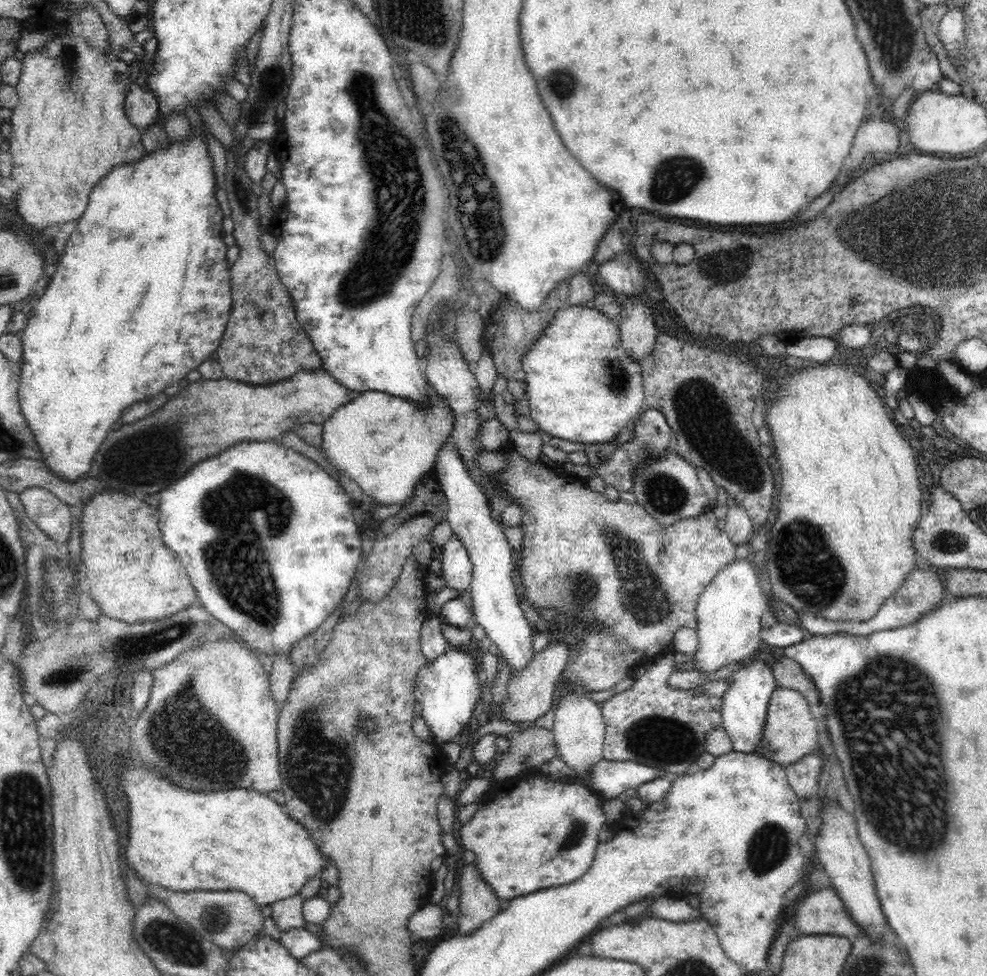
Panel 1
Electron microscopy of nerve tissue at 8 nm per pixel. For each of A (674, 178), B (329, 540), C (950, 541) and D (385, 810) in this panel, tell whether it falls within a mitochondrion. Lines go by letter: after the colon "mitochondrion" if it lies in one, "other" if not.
A: mitochondrion
B: other
C: mitochondrion
D: other

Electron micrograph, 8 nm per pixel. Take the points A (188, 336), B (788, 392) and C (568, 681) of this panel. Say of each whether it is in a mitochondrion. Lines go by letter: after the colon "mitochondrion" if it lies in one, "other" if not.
A: other
B: other
C: other

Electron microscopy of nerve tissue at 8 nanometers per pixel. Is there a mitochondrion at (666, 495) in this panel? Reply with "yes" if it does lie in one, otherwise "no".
yes

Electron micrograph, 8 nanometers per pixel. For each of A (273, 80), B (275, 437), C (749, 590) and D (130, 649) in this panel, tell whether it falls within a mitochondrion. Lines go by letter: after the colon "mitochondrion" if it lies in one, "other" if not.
A: mitochondrion
B: other
C: other
D: mitochondrion

